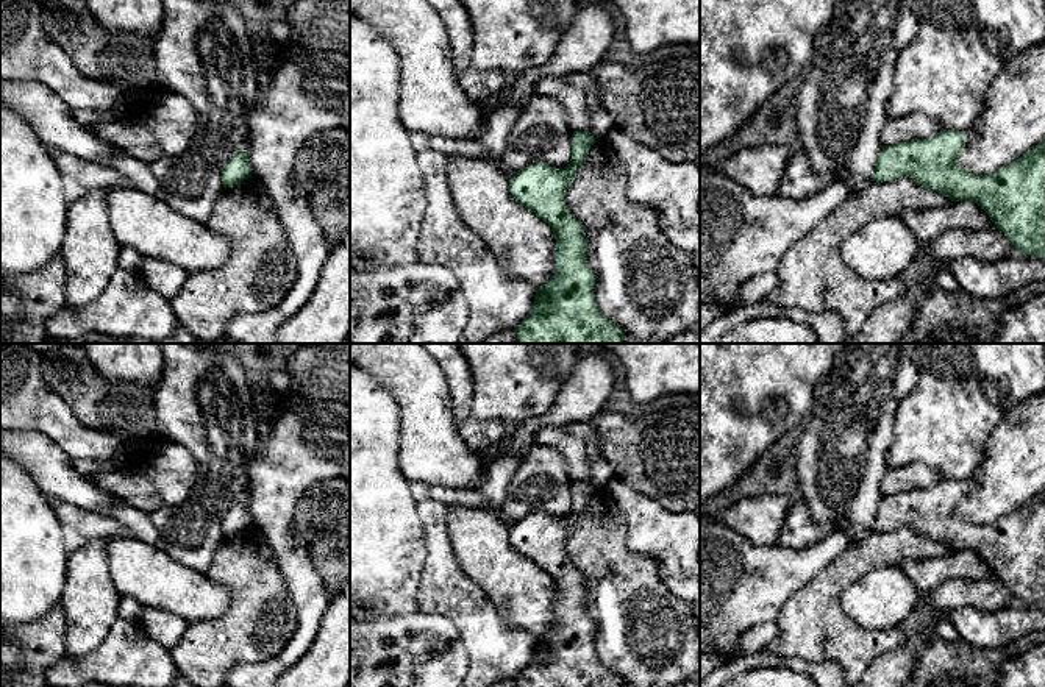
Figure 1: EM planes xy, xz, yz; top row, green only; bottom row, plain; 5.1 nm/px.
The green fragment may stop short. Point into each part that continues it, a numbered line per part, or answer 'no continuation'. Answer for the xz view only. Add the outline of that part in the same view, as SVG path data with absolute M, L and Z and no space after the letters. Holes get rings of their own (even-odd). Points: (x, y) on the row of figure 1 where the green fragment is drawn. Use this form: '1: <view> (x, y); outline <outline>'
no continuation

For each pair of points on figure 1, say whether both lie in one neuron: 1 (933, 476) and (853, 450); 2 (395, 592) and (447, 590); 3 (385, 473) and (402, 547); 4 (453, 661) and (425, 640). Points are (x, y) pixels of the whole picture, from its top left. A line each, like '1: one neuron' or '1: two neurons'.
1: two neurons
2: two neurons
3: one neuron
4: one neuron

